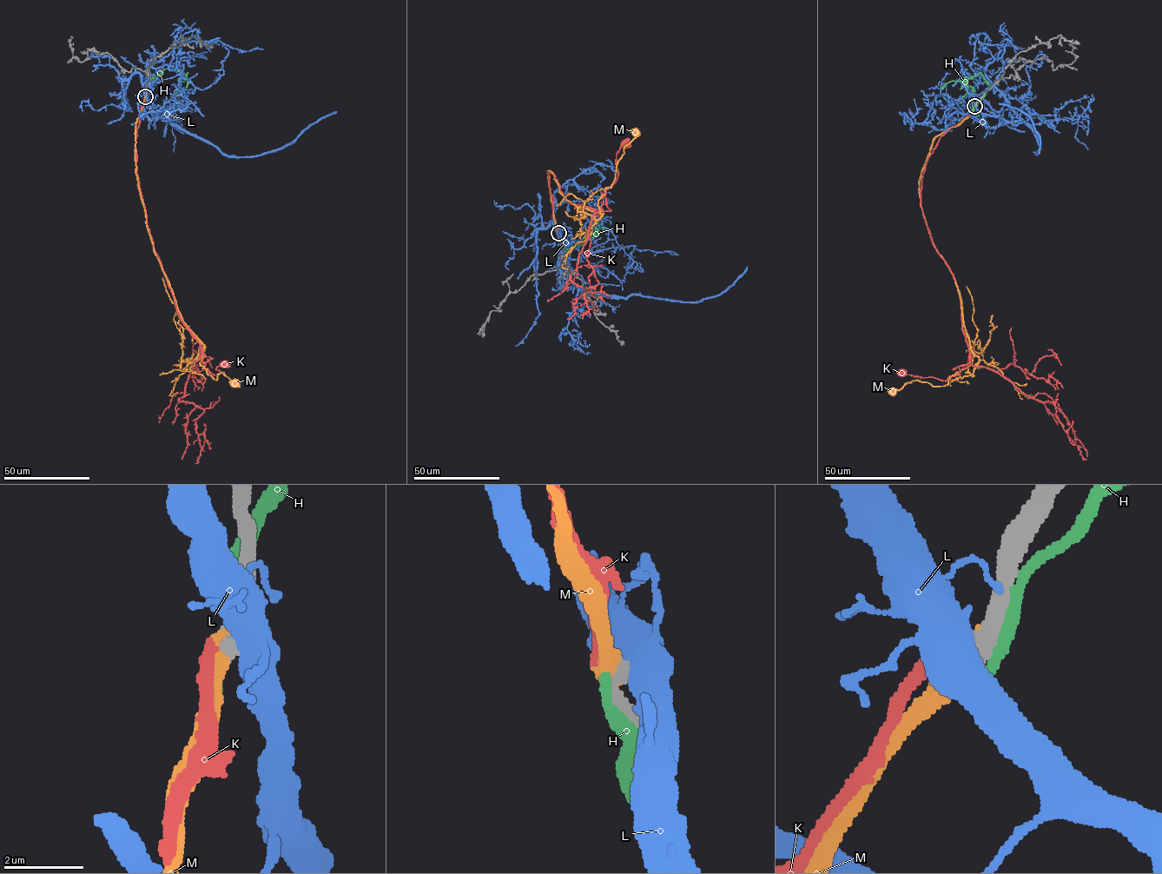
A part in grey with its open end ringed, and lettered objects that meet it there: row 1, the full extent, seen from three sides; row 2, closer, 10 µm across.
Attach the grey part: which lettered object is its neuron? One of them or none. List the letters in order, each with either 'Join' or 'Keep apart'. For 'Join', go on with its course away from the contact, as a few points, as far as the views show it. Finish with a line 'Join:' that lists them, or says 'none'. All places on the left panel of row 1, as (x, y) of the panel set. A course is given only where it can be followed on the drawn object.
H: Keep apart
K: Keep apart
L: Keep apart
M: Join. Its course: (145, 96), (135, 161), (153, 248), (182, 321), (203, 346), (200, 364), (213, 379), (222, 372), (235, 382)
Join: M

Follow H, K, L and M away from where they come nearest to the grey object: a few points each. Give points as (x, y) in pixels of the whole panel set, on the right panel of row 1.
H: (976, 104), (990, 85), (980, 72), (967, 82), (973, 89), (973, 110), (980, 115)
K: (974, 106), (941, 136), (925, 166), (921, 193), (932, 242), (960, 294), (971, 362), (945, 380), (902, 372)
L: (974, 105), (981, 113), (1026, 124), (1037, 138), (1037, 154), (1040, 143), (1033, 121), (1018, 109), (999, 103)
M: (974, 106), (934, 140), (919, 182), (933, 243), (960, 298), (973, 359), (947, 385), (914, 380), (892, 391)

